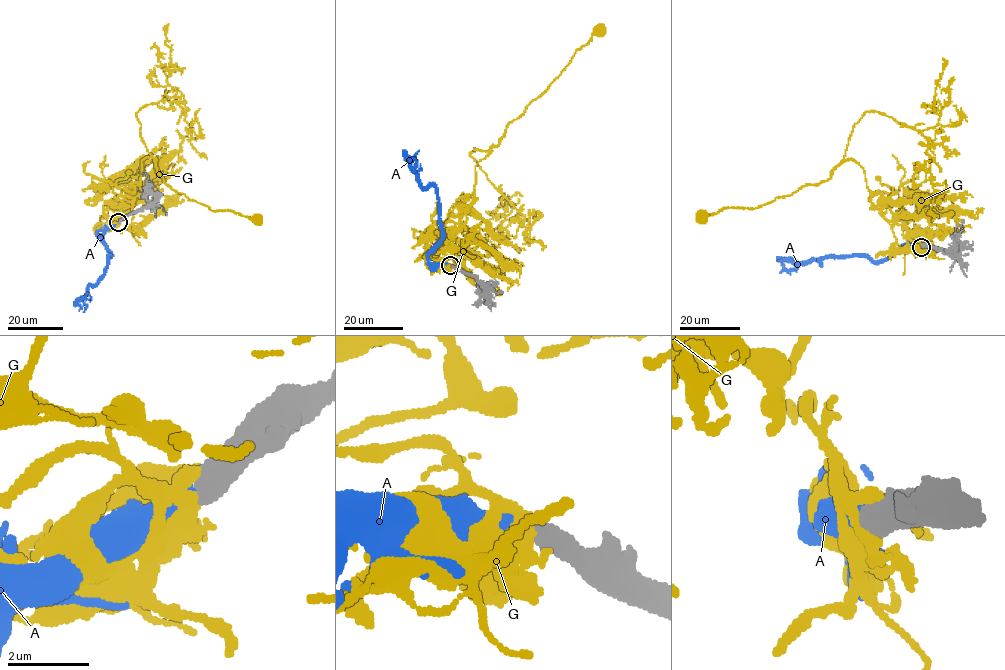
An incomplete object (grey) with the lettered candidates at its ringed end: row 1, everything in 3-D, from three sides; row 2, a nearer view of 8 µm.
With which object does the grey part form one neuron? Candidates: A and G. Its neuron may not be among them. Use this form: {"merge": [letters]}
{"merge": ["A"]}

